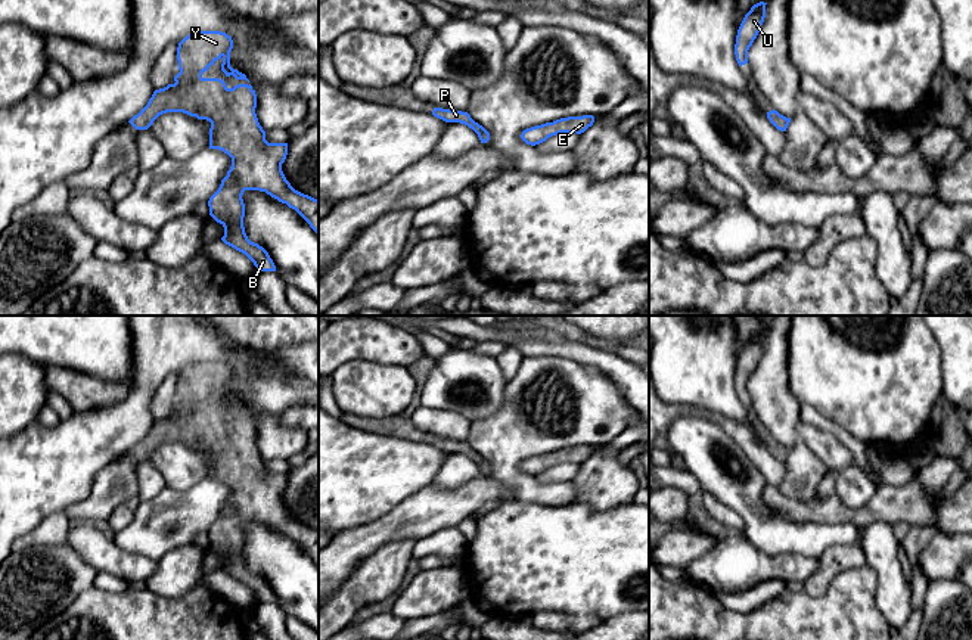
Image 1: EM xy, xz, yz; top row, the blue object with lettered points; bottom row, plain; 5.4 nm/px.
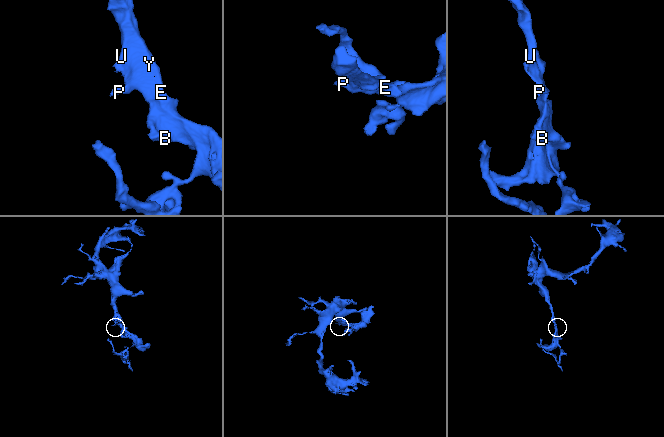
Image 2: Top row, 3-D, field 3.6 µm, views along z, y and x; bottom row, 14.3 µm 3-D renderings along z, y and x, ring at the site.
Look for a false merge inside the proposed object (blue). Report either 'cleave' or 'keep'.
keep

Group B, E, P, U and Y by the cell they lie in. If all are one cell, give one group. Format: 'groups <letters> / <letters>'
groups B E P U Y

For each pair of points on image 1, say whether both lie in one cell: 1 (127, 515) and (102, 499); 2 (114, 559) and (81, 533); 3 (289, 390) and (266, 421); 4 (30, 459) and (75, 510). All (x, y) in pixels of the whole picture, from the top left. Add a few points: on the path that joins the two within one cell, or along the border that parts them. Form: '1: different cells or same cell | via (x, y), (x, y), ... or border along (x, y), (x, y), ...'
1: different cells | border along (137, 494), (123, 502), (106, 519)
2: same cell | via (106, 556), (89, 540)
3: different cells | border along (282, 412), (260, 413), (254, 419)
4: different cells | border along (93, 480), (89, 493), (64, 512)

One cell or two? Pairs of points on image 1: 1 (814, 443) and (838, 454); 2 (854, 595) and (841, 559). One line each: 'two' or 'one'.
1: one
2: two

